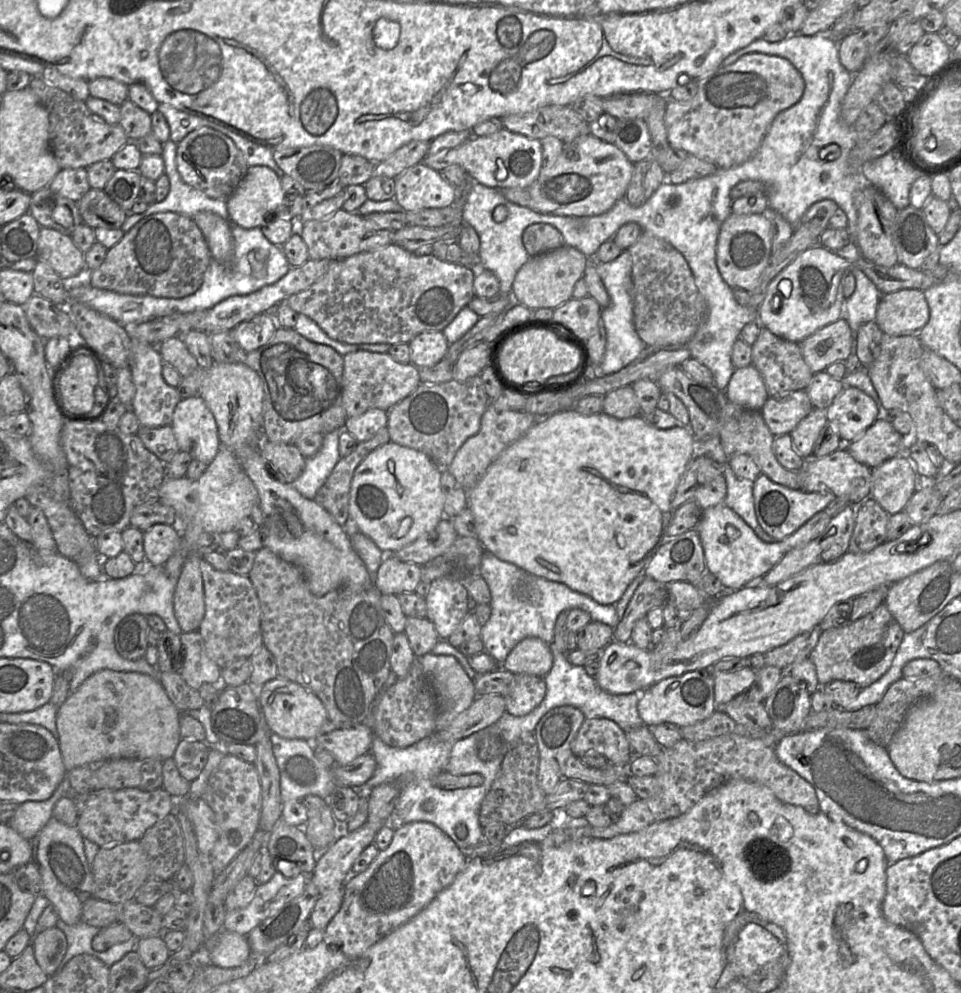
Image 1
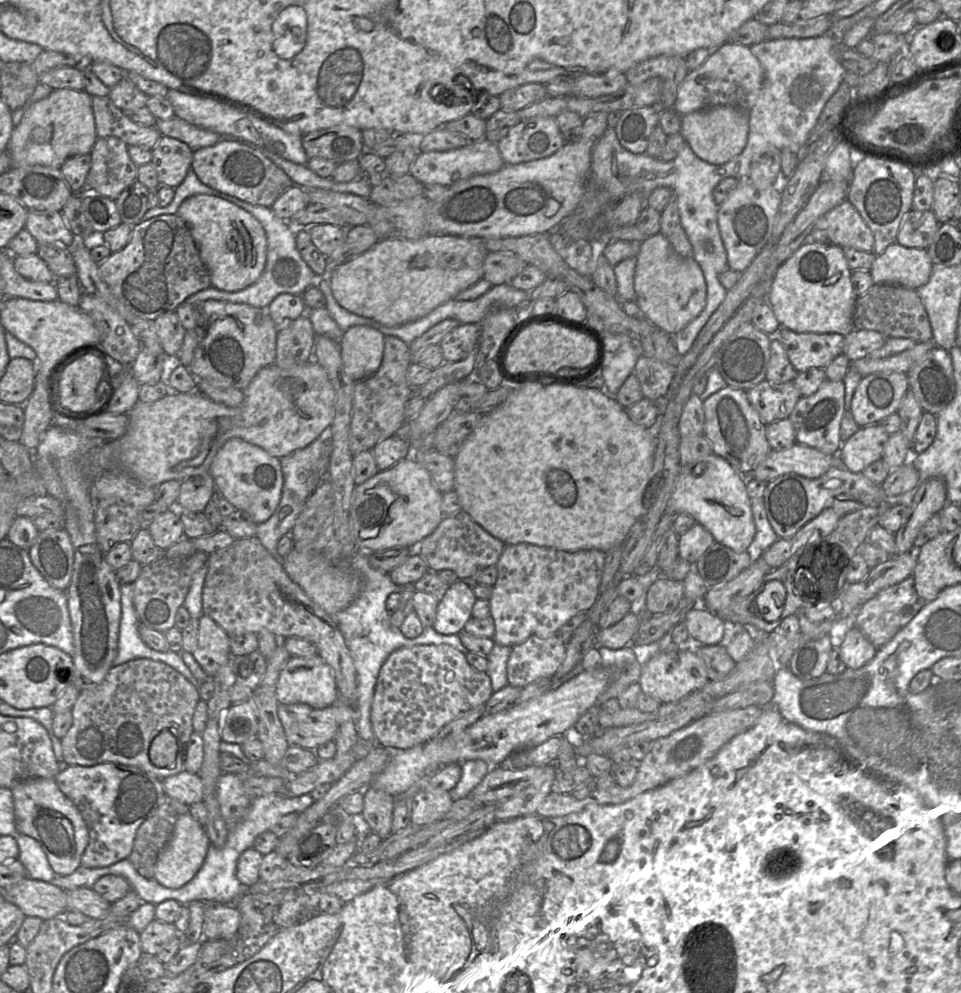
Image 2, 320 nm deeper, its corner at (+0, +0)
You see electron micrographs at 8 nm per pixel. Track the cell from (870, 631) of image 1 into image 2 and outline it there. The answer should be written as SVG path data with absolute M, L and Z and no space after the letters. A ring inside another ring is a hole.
M908 577L879 591L864 603L853 617L853 626L858 628L876 649L879 649L907 625L920 612L925 603L915 590L913 578Z

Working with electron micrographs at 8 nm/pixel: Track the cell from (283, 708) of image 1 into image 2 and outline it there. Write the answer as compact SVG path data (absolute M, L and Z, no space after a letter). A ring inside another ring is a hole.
M316 654L289 658L278 677L276 699L279 704L303 703L313 709L323 709L334 705L339 700L339 693L331 668Z

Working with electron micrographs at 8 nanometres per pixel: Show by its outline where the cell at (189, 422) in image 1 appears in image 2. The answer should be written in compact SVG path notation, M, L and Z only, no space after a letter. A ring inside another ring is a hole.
M241 438L229 439L215 455L209 474L215 488L237 510L247 512L255 524L267 521L279 505L283 488L280 459Z

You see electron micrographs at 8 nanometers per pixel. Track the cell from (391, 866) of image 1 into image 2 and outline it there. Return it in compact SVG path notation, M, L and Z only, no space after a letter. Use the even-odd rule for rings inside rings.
M422 789L412 797L411 823L430 824L449 811L454 802L450 791Z

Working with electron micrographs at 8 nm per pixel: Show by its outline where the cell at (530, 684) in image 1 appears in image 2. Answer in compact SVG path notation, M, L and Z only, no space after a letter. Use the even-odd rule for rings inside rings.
M559 634L552 635L548 638L529 637L523 643L512 647L507 663L508 685L522 689L539 679L551 678L565 657L566 641Z

